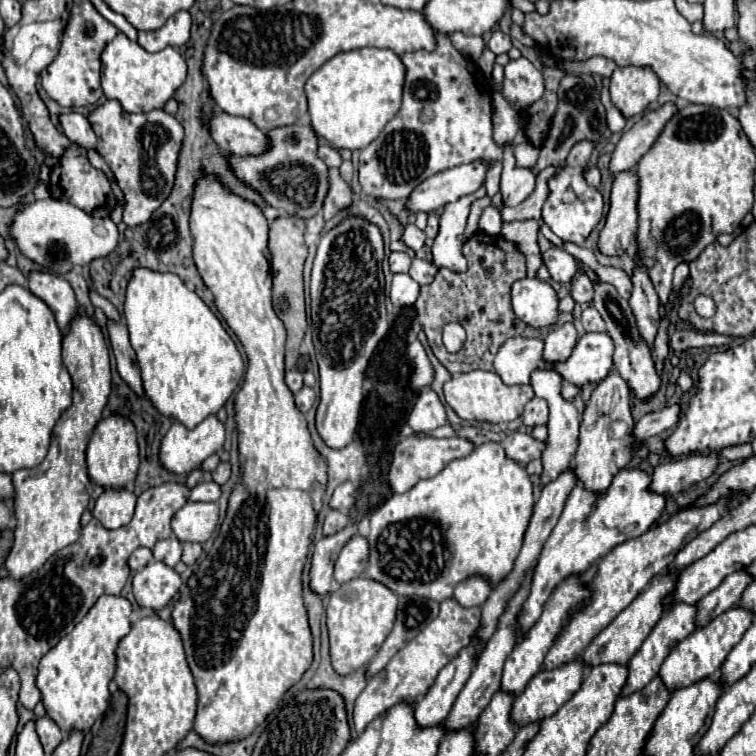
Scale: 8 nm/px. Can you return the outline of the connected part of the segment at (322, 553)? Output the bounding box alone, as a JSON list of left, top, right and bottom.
[310,523,358,595]

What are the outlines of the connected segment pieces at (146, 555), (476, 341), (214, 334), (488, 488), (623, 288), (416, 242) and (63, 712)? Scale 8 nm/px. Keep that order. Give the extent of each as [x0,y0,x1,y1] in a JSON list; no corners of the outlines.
[[128,547,152,571],[416,233,526,375],[124,267,244,429],[366,441,534,601],[600,267,632,299],[402,223,426,251],[38,595,132,735]]

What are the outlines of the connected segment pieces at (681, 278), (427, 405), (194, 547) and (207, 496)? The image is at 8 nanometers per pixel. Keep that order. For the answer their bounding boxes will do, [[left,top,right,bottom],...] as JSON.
[[674,261,688,291],[408,389,446,433],[182,543,202,565],[190,481,220,501]]

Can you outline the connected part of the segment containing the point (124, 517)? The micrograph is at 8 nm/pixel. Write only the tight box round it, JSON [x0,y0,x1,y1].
[92,489,136,529]

